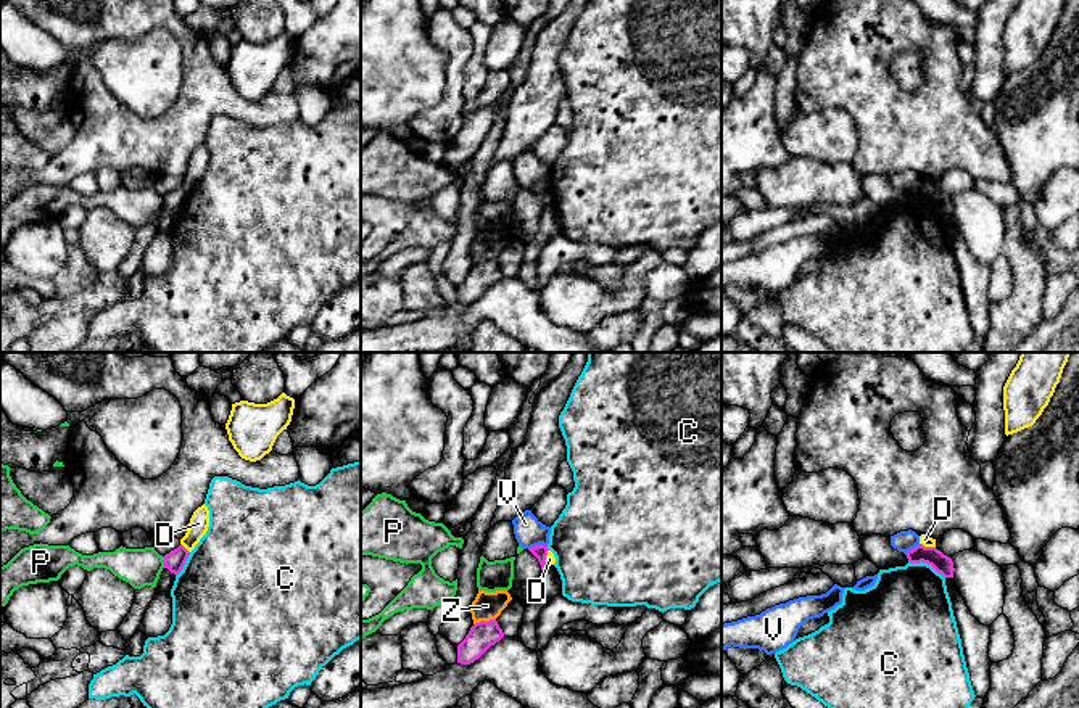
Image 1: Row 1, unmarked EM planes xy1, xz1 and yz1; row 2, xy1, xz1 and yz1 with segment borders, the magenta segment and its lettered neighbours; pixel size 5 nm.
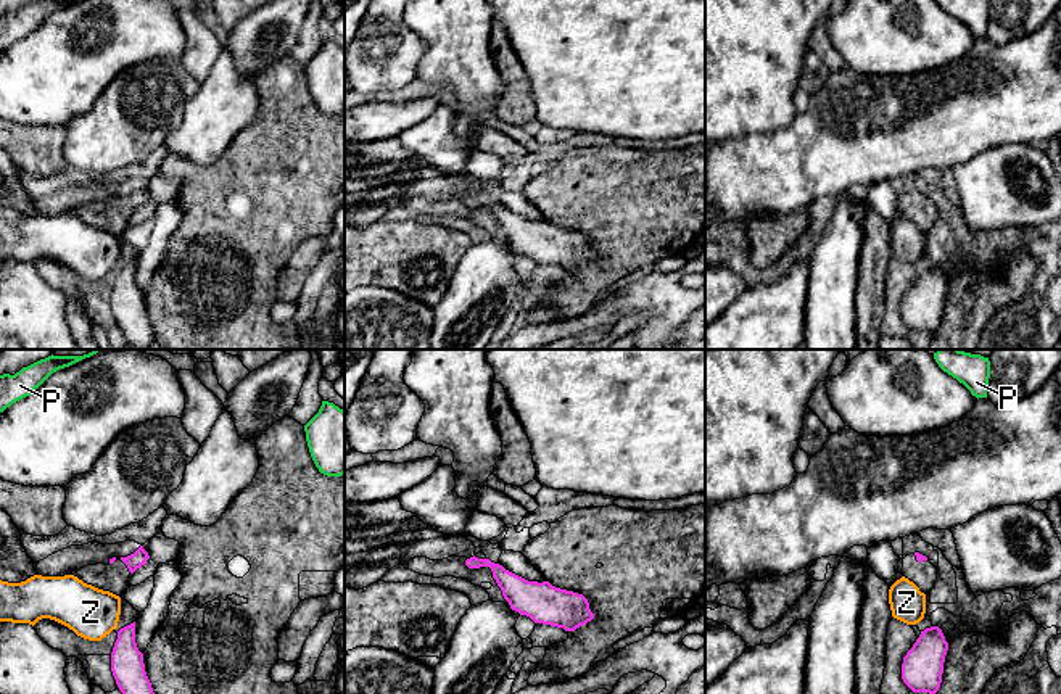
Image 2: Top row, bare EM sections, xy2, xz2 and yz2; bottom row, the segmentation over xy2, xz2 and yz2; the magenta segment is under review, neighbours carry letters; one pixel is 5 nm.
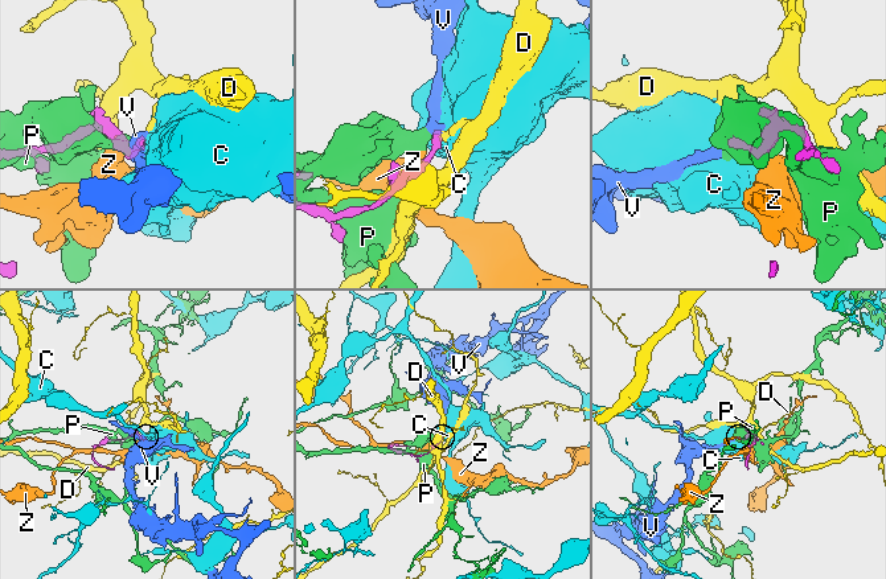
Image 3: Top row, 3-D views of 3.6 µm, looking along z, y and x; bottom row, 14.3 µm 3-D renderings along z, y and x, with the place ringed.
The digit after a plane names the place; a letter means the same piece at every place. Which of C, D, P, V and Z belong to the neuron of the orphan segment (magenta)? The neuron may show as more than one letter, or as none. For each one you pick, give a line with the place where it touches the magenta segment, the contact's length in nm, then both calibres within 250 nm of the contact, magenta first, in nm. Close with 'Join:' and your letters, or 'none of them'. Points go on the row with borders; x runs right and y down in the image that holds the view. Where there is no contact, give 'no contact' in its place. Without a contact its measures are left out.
Join: none of them

